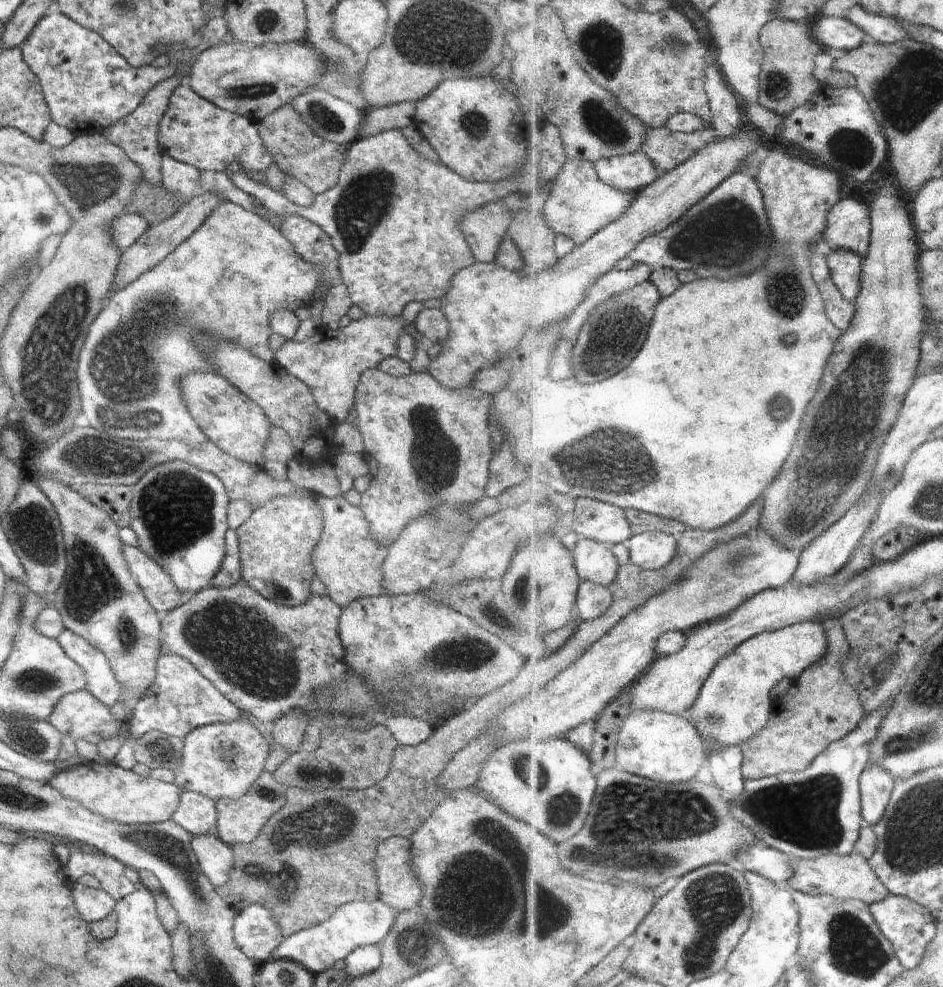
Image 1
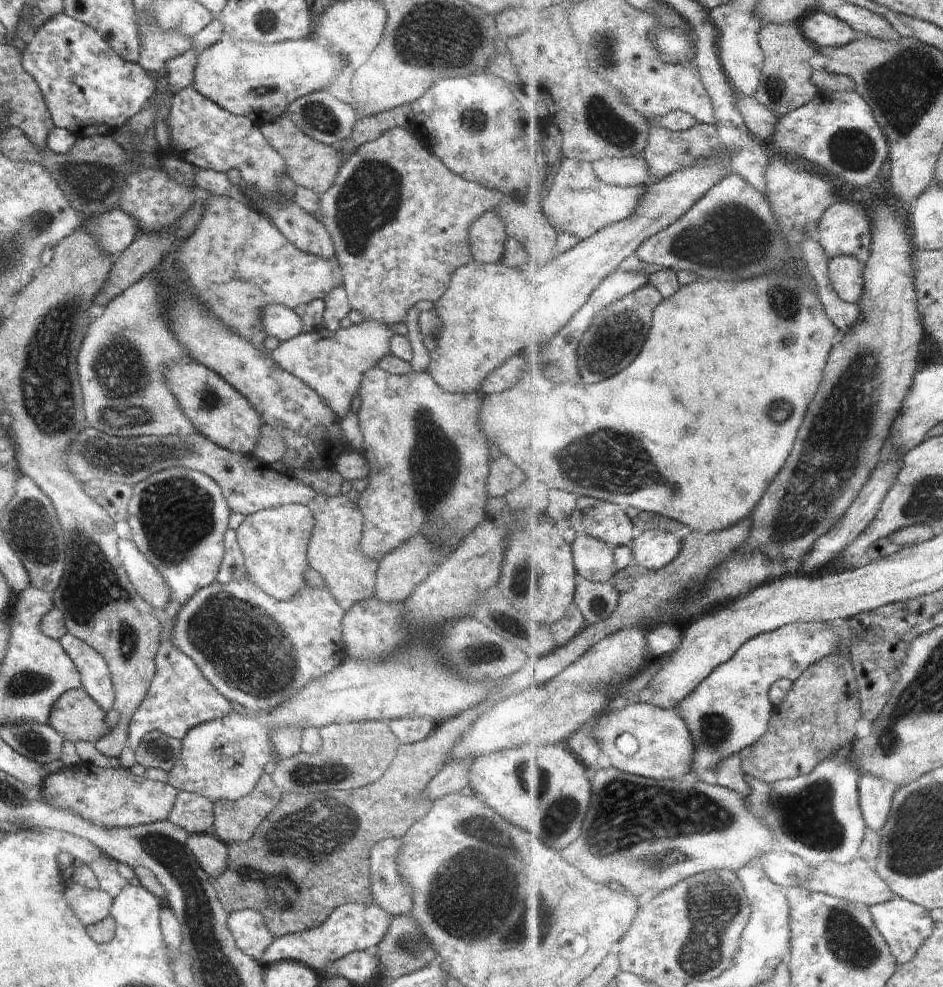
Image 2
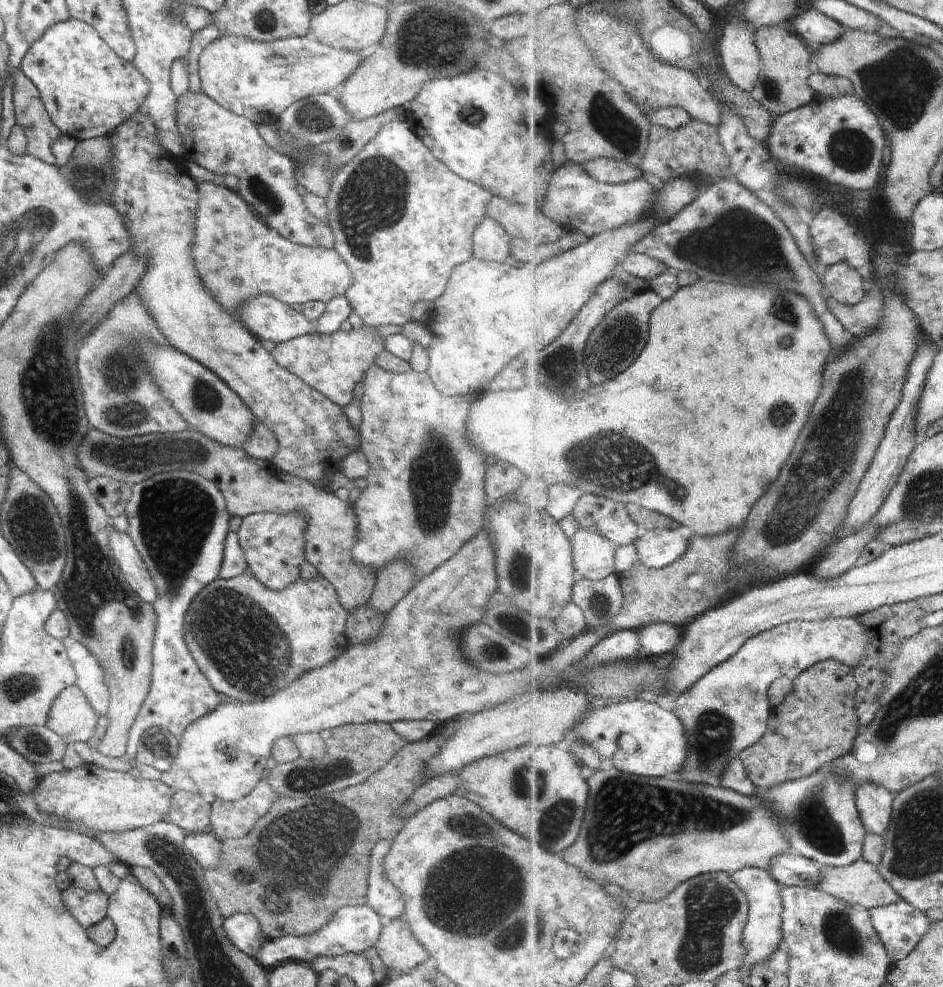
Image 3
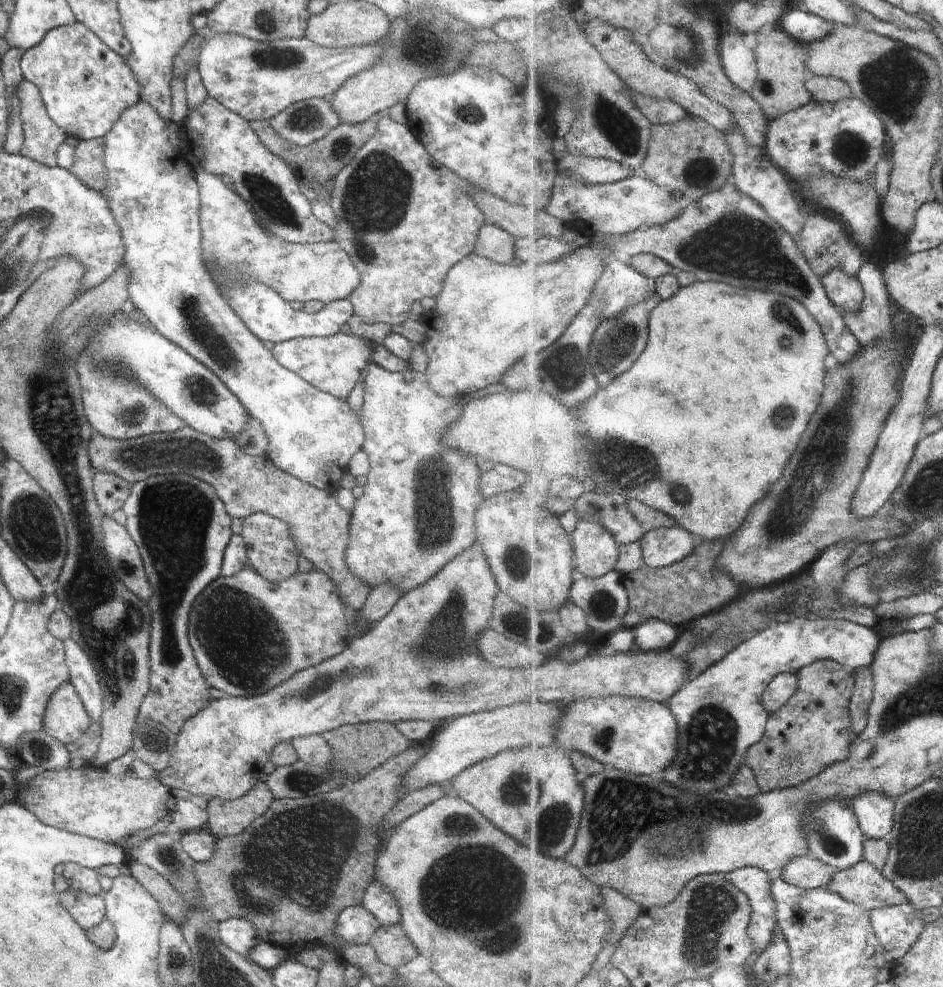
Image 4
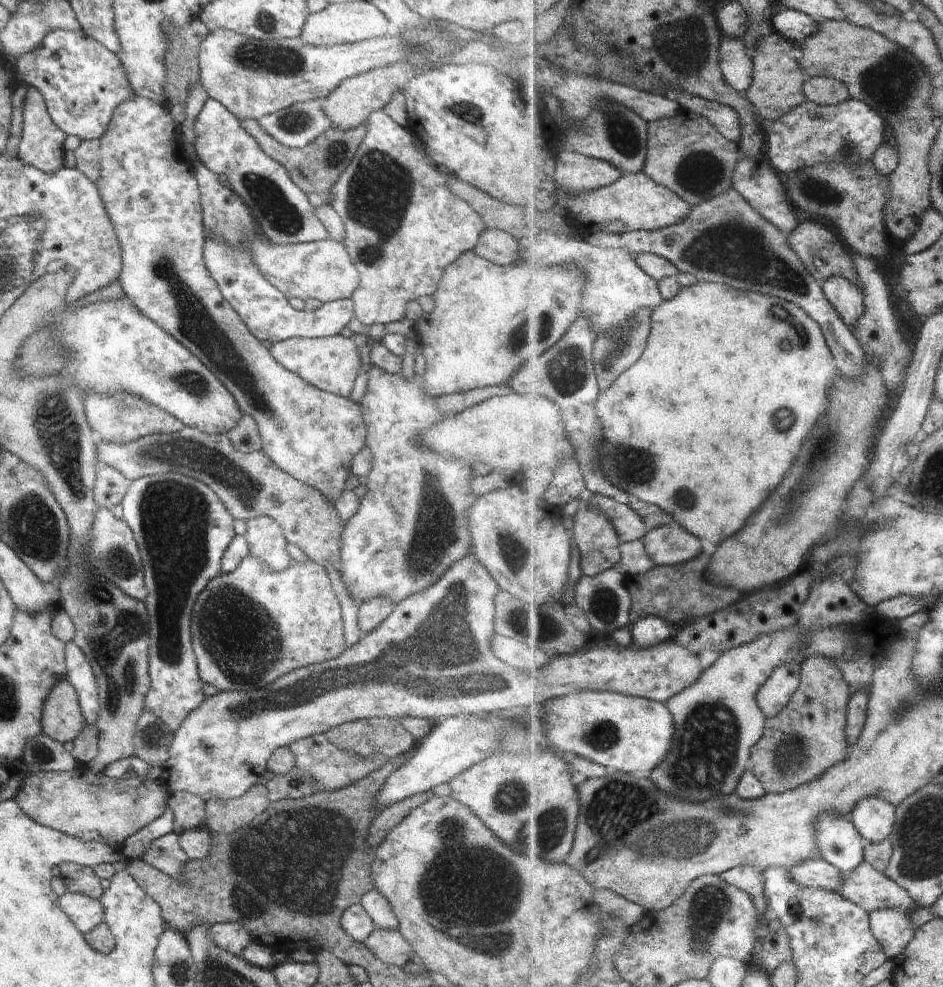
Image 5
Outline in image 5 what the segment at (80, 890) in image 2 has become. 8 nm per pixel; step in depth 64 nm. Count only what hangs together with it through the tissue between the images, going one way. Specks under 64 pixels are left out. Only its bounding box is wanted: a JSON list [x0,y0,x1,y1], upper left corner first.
[58,891,105,935]

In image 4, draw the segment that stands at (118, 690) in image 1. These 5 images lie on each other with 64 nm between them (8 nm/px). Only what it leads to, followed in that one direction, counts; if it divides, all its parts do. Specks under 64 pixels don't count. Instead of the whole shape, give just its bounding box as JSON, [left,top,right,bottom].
[64,639,104,721]

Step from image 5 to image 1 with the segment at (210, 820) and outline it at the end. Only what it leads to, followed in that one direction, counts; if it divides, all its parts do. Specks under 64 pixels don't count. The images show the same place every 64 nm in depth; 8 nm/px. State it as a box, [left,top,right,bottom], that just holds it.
[215,770,286,846]

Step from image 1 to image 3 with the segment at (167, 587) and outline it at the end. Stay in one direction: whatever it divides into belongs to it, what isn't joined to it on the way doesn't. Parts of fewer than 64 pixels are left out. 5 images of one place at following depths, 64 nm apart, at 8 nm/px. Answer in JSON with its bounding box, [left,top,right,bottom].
[110,529,158,604]

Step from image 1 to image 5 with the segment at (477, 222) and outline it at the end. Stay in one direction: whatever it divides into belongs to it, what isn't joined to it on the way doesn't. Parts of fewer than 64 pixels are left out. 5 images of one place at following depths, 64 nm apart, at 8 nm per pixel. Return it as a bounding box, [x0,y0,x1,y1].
[476,230,519,264]

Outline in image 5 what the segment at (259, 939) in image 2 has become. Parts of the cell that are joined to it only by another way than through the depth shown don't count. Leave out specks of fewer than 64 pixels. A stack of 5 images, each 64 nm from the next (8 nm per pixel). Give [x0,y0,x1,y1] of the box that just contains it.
[208,922,253,957]

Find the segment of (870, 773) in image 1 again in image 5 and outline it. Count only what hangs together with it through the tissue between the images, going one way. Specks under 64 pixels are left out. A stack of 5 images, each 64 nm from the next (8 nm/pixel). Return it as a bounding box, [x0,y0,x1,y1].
[854,797,897,842]

